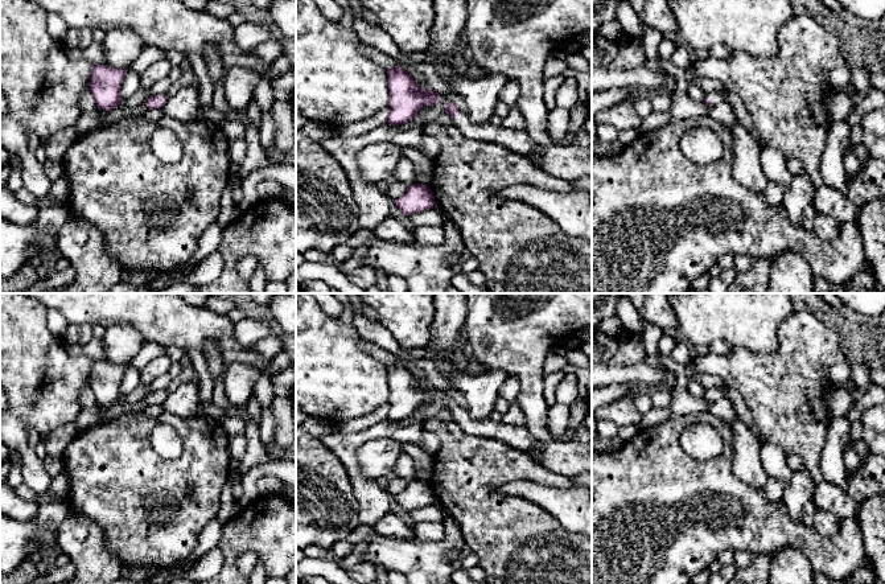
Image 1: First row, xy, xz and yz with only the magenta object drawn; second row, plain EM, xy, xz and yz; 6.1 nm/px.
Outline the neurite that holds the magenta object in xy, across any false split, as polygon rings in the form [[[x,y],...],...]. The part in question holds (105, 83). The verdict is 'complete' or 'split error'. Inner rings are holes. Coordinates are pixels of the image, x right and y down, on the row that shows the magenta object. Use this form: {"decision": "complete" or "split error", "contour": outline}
{"decision": "complete", "contour": [[[92,65],[90,78],[90,92],[92,94],[98,108],[111,111],[116,108],[123,99],[120,87],[127,74],[127,69],[114,69],[107,65]]]}

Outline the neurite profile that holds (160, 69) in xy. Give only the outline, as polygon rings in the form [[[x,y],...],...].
[[[169,58],[153,62],[140,74],[141,87],[151,89],[156,82],[166,78],[173,67]]]

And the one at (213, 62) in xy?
[[[207,48],[205,50],[202,58],[206,63],[211,82],[213,83],[218,82],[223,73],[222,59],[217,55],[217,53],[211,48]]]

